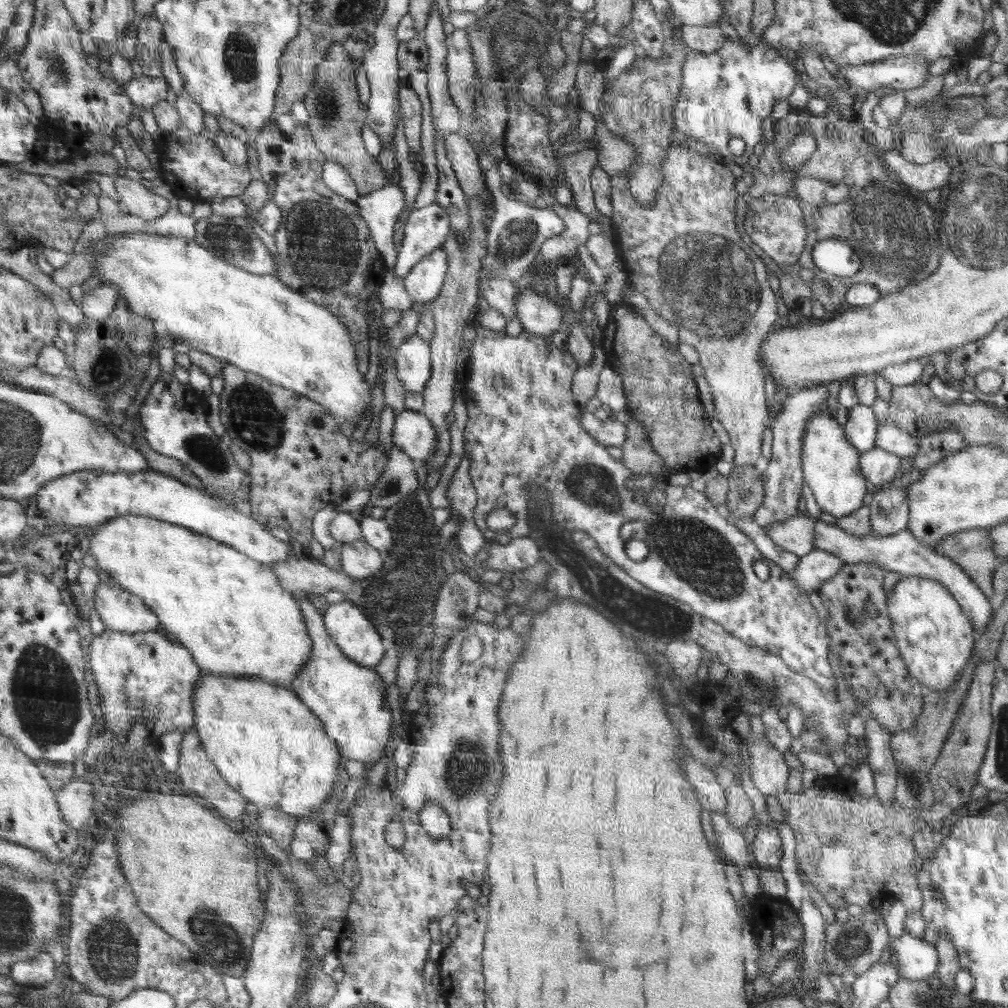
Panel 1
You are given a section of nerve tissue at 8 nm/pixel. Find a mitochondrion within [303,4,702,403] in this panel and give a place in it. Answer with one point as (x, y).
(512, 46)

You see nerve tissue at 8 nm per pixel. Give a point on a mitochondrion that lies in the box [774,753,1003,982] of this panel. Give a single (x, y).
(848, 947)

